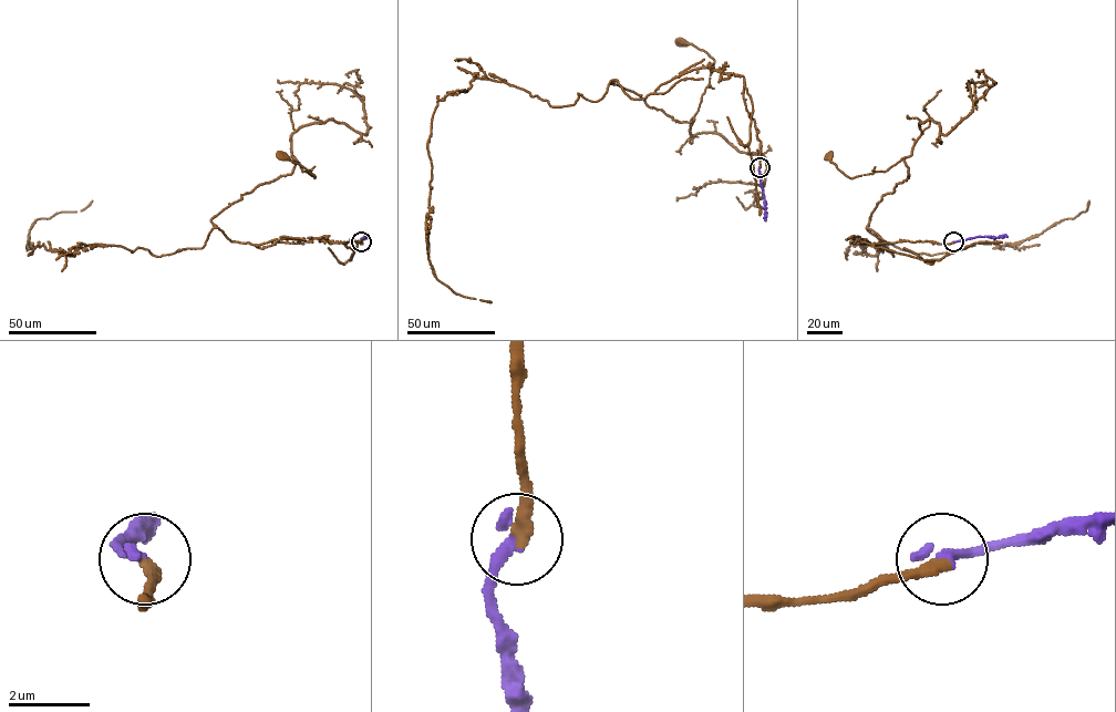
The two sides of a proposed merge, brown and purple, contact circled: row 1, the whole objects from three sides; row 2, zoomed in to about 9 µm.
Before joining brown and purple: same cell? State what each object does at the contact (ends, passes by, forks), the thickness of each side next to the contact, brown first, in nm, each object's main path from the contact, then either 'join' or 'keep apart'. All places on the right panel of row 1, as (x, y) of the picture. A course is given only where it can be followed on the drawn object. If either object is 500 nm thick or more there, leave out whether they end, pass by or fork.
brown ends | purple ends | 280/320 nm | brown via (954, 241), (853, 241), (886, 243), (867, 228), (894, 256), (869, 255), (999, 248), (1088, 200) | purple via (954, 241), (978, 236), (1008, 237) | join

